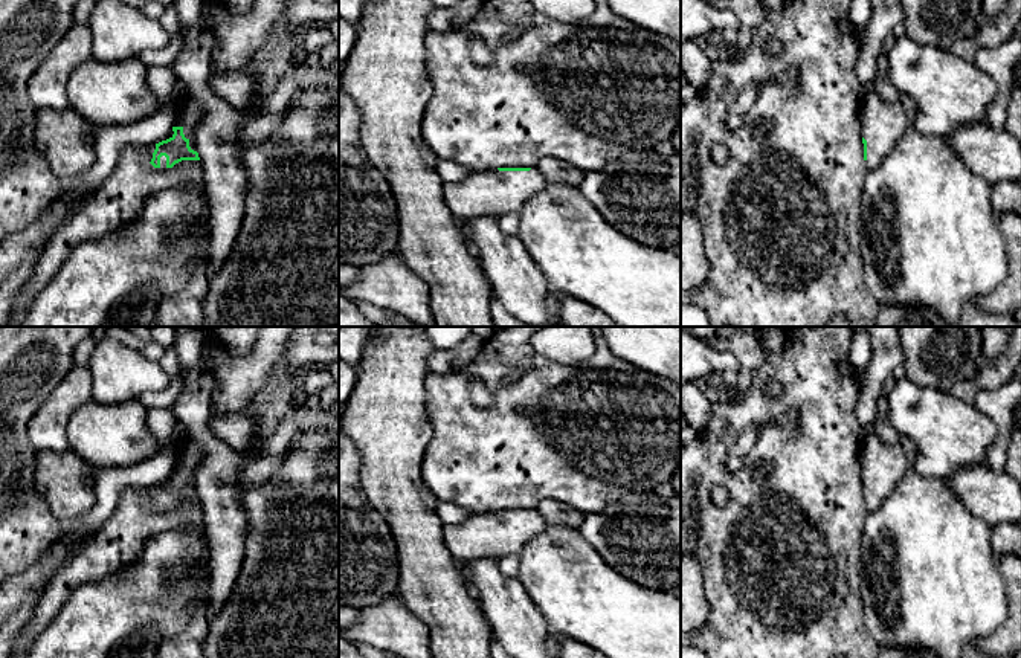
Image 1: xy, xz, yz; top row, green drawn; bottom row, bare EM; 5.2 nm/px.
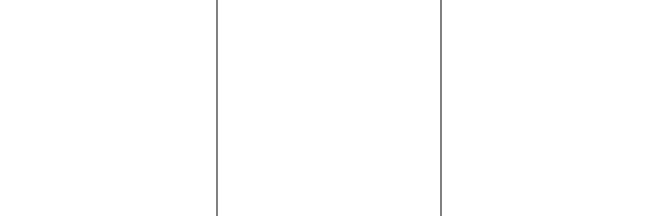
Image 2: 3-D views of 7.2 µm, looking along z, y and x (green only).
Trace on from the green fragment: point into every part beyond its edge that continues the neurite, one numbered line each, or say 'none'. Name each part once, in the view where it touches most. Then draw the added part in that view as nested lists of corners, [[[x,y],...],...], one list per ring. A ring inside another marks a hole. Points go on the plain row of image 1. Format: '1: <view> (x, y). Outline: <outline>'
1: xz (493, 535). Outline: [[[537,510],[530,513],[476,513],[456,525],[443,525],[443,537],[447,551],[459,563],[478,559],[501,559],[519,554],[525,545],[546,530],[548,524]]]

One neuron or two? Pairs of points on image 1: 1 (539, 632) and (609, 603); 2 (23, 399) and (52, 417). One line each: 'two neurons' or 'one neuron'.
1: two neurons
2: two neurons

